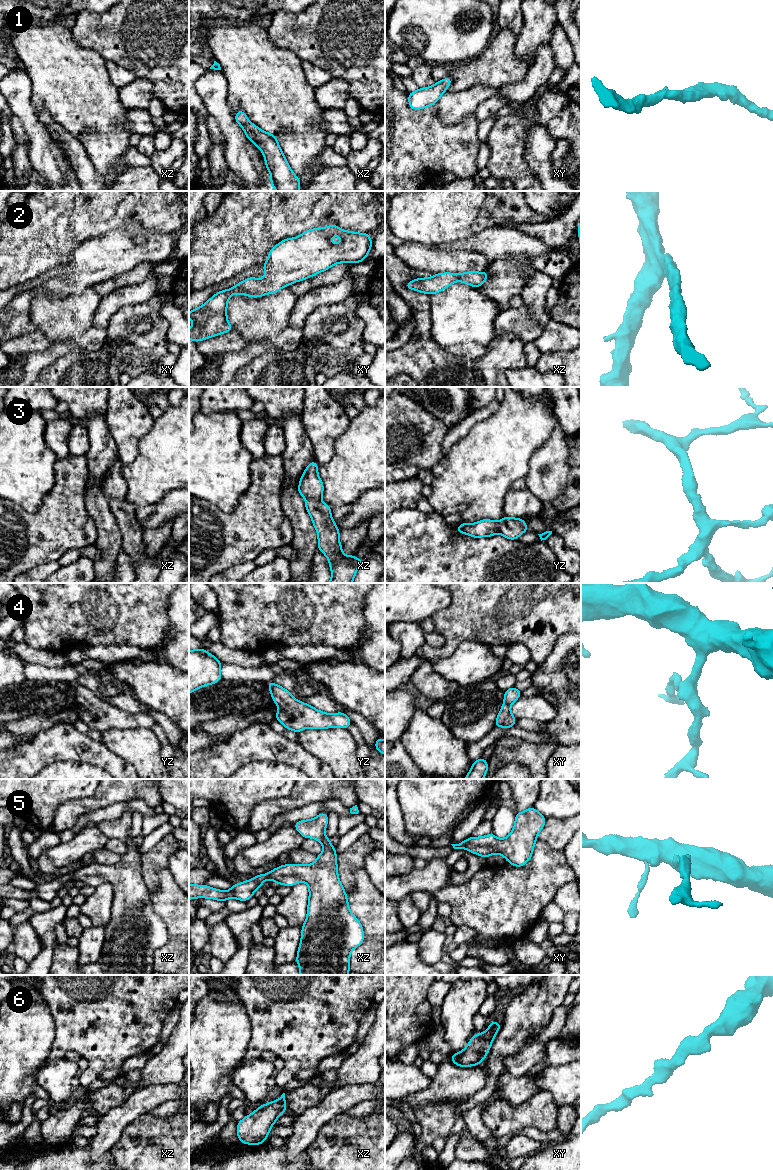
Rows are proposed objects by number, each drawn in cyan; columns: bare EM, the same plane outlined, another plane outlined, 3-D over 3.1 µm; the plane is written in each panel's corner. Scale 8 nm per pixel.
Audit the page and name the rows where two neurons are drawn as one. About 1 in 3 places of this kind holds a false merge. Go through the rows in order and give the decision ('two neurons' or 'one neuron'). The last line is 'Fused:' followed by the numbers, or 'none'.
1: one neuron
2: one neuron
3: one neuron
4: one neuron
5: one neuron
6: one neuron
Fused: none

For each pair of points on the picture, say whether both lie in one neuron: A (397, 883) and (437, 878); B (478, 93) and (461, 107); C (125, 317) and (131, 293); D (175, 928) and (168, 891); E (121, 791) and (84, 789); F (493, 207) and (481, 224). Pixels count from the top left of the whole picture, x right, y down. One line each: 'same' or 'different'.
A: same
B: same
C: different
D: same
E: different
F: same

